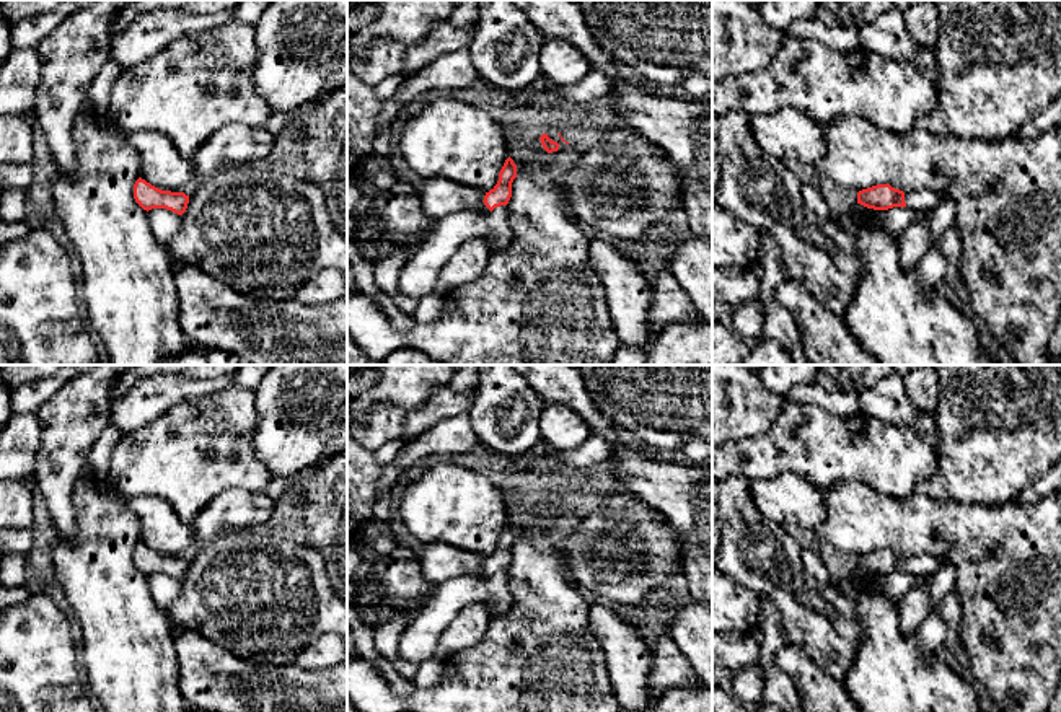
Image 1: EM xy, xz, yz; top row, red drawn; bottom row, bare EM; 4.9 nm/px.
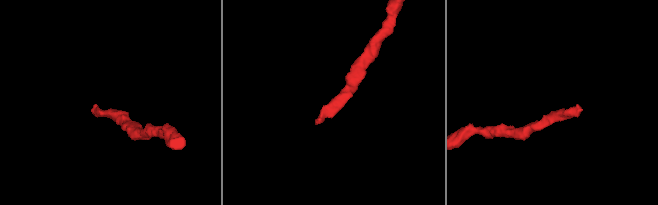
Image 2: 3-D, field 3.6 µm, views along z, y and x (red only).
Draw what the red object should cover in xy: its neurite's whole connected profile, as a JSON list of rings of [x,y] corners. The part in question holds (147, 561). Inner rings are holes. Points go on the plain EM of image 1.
[[[142,543],[134,549],[134,564],[147,577],[152,574],[166,574],[178,580],[183,580],[189,569],[189,560],[184,557],[161,556]]]

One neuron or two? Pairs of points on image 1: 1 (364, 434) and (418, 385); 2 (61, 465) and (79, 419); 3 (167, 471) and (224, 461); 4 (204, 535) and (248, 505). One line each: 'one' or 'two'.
1: two
2: one
3: one
4: one

